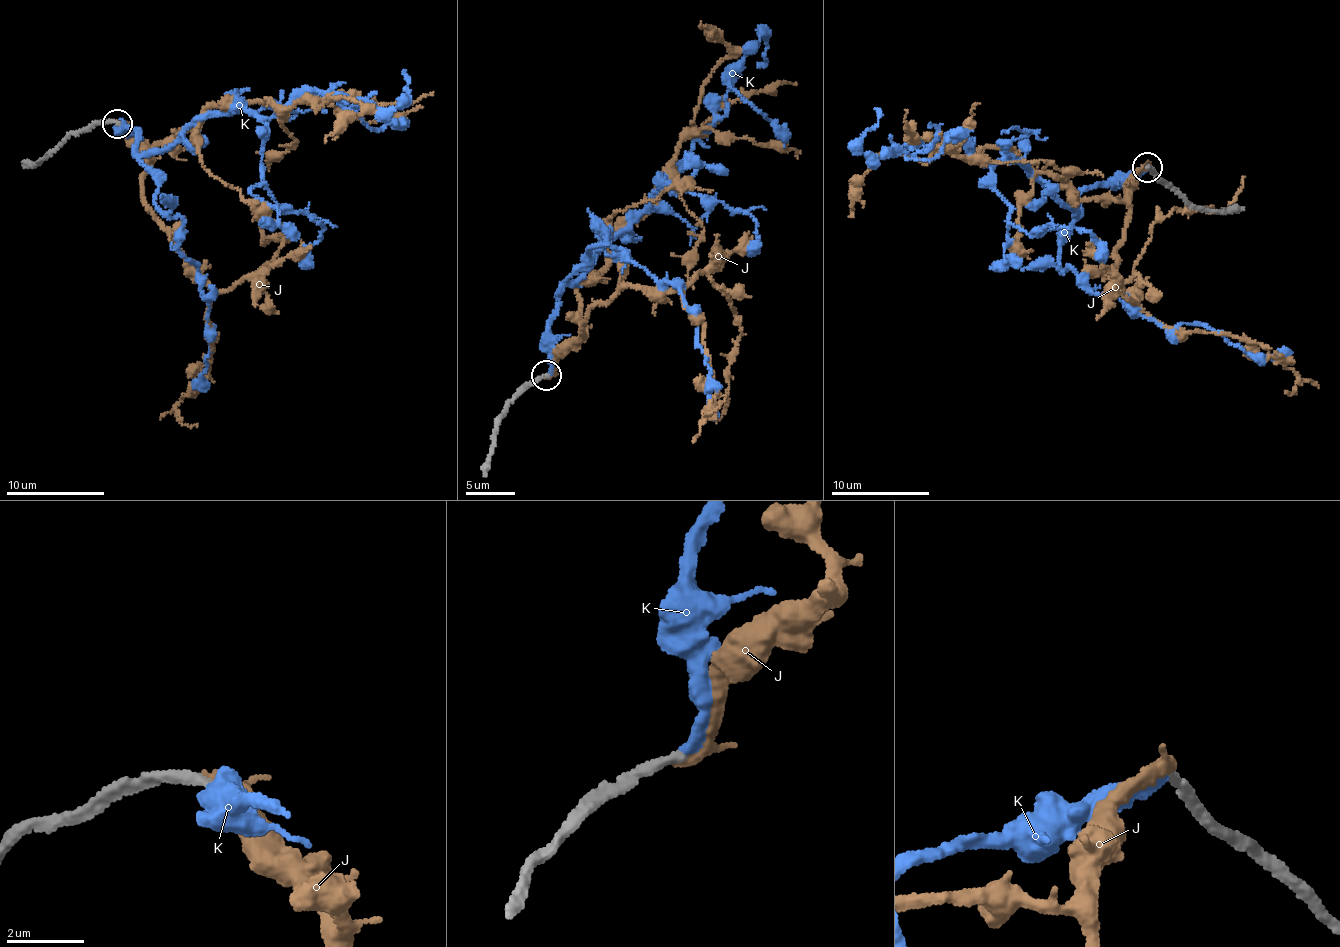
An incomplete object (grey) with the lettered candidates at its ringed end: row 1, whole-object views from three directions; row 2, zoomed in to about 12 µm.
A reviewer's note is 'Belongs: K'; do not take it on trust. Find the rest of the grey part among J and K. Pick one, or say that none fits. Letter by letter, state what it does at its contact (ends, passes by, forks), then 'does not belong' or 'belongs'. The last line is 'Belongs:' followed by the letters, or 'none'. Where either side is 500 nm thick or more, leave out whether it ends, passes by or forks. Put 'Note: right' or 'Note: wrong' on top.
Note: right
J: it passes by; does not belong
K: it ends there; belongs
Belongs: K

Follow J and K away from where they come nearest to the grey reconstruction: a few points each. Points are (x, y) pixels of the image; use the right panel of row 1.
J: (1149, 166), (1122, 200), (1078, 198), (1003, 146), (964, 157), (937, 150), (924, 162), (884, 152), (848, 216)
K: (1149, 168), (1085, 187), (1076, 215), (952, 133), (914, 154), (862, 152), (874, 109)

